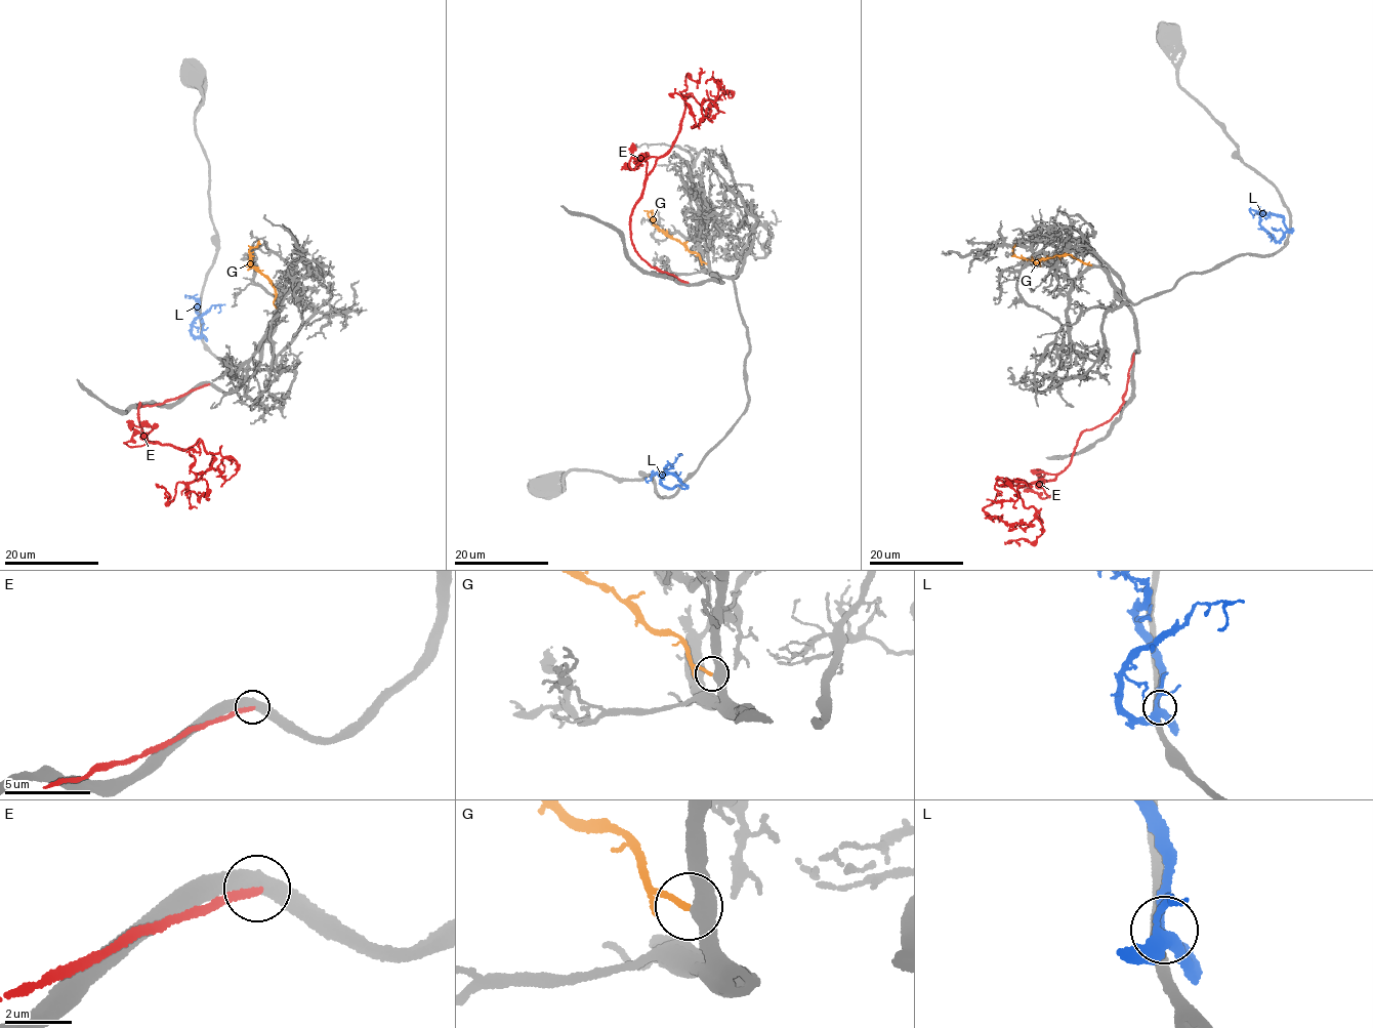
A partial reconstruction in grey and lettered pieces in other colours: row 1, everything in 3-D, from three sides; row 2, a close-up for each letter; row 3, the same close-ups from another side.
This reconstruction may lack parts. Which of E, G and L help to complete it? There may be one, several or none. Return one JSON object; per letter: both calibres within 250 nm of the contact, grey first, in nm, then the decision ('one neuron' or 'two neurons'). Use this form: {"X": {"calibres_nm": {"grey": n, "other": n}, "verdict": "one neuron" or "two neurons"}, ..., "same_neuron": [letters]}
{"E": {"calibres_nm": {"grey": 440, "other": 220}, "verdict": "two neurons"}, "G": {"calibres_nm": {"grey": 550, "other": 170}, "verdict": "one neuron"}, "L": {"calibres_nm": {"grey": 320, "other": 220}, "verdict": "two neurons"}, "same_neuron": ["G"]}

